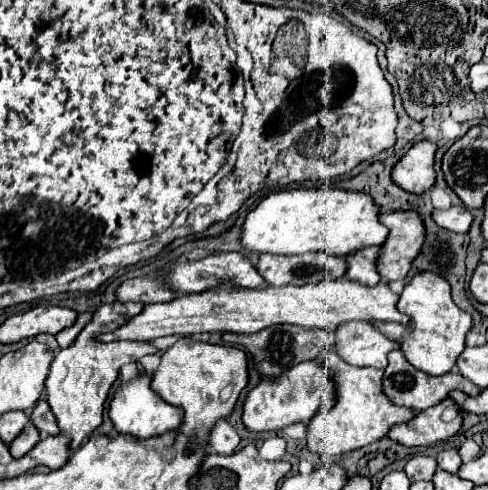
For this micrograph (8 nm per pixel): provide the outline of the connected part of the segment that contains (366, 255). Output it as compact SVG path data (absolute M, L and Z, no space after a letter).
M369 247L369 249L361 249L361 253L353 253L353 257L345 257L347 261L345 277L359 281L363 285L377 285L381 279L375 269L377 251L379 247Z

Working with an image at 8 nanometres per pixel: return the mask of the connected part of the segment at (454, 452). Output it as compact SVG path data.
M453 447L453 449L443 449L443 451L437 455L437 463L439 463L441 469L445 469L445 471L449 471L449 473L457 473L459 467L461 467L461 463L463 463L463 459L461 459L461 455L459 455L459 449Z

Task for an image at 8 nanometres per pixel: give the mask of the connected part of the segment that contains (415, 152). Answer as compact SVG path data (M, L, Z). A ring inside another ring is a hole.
M419 141L415 143L393 167L391 177L395 185L409 193L425 193L435 183L435 159L437 145L431 141Z

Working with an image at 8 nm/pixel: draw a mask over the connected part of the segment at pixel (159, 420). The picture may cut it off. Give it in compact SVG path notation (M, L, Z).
M139 375L133 381L121 385L121 389L115 393L115 397L111 401L109 417L111 417L117 433L129 433L137 439L151 439L151 437L159 437L159 435L165 435L165 433L181 427L183 409L165 403L159 395L155 395L151 391L149 383L151 383L151 375Z

